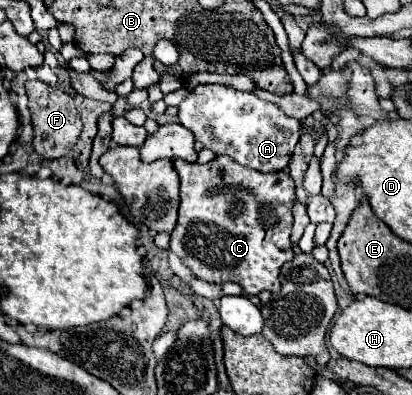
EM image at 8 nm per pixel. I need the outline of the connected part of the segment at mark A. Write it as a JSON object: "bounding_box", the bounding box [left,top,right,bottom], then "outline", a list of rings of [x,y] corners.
{"bounding_box":[177,84,301,172],"outline":[[[199,84],[191,88],[179,104],[177,122],[189,128],[203,148],[215,154],[227,154],[235,162],[259,172],[283,170],[301,134],[301,122],[287,116],[277,104],[223,84]]]}

